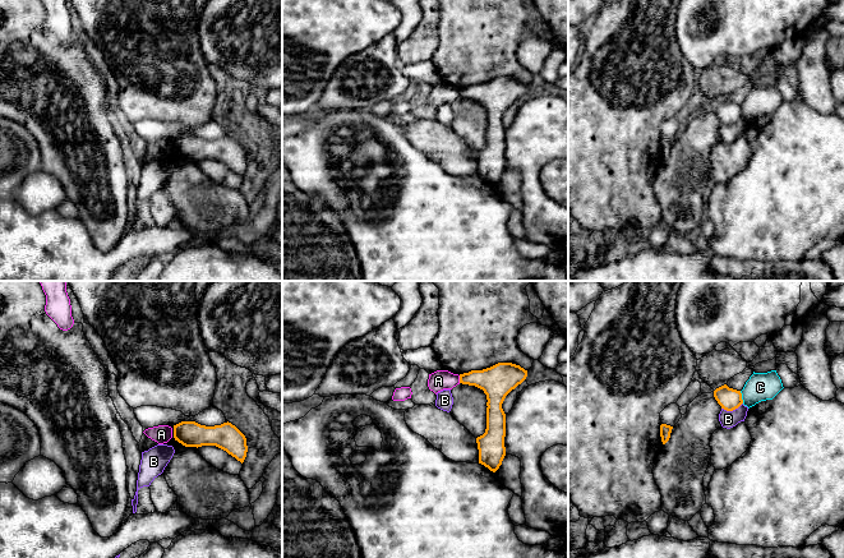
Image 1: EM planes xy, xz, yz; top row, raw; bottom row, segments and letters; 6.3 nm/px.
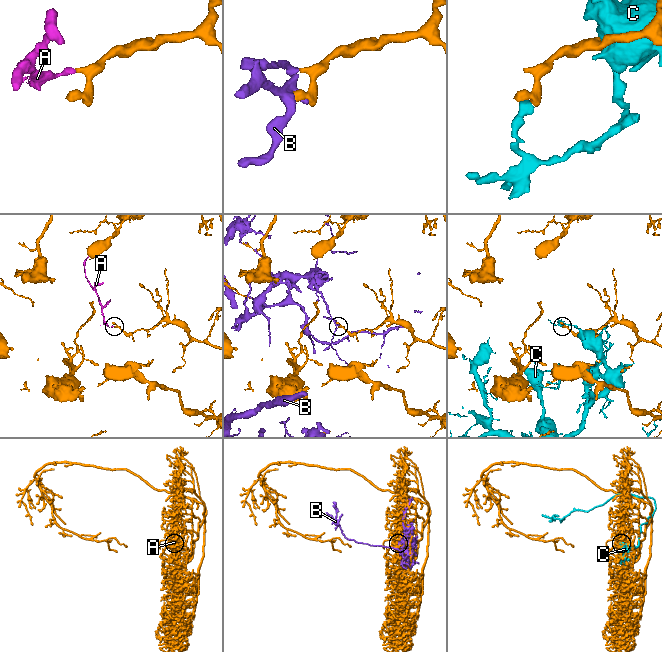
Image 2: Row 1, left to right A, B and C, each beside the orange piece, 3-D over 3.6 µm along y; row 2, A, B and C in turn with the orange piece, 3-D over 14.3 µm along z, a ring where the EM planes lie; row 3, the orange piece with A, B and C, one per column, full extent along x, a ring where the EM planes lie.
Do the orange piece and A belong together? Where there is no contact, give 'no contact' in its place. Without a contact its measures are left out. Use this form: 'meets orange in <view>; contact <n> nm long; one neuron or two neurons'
meets orange in xz; contact 50 nm long; two neurons

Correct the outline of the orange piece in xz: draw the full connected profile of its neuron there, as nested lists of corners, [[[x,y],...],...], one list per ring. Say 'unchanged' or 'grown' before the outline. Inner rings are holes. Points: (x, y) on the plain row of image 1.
unchanged; [[[498,77],[483,84],[460,88],[460,97],[475,100],[486,109],[486,143],[476,152],[479,177],[495,186],[506,170],[506,128],[502,117],[506,110],[521,98],[527,84],[512,77]]]

